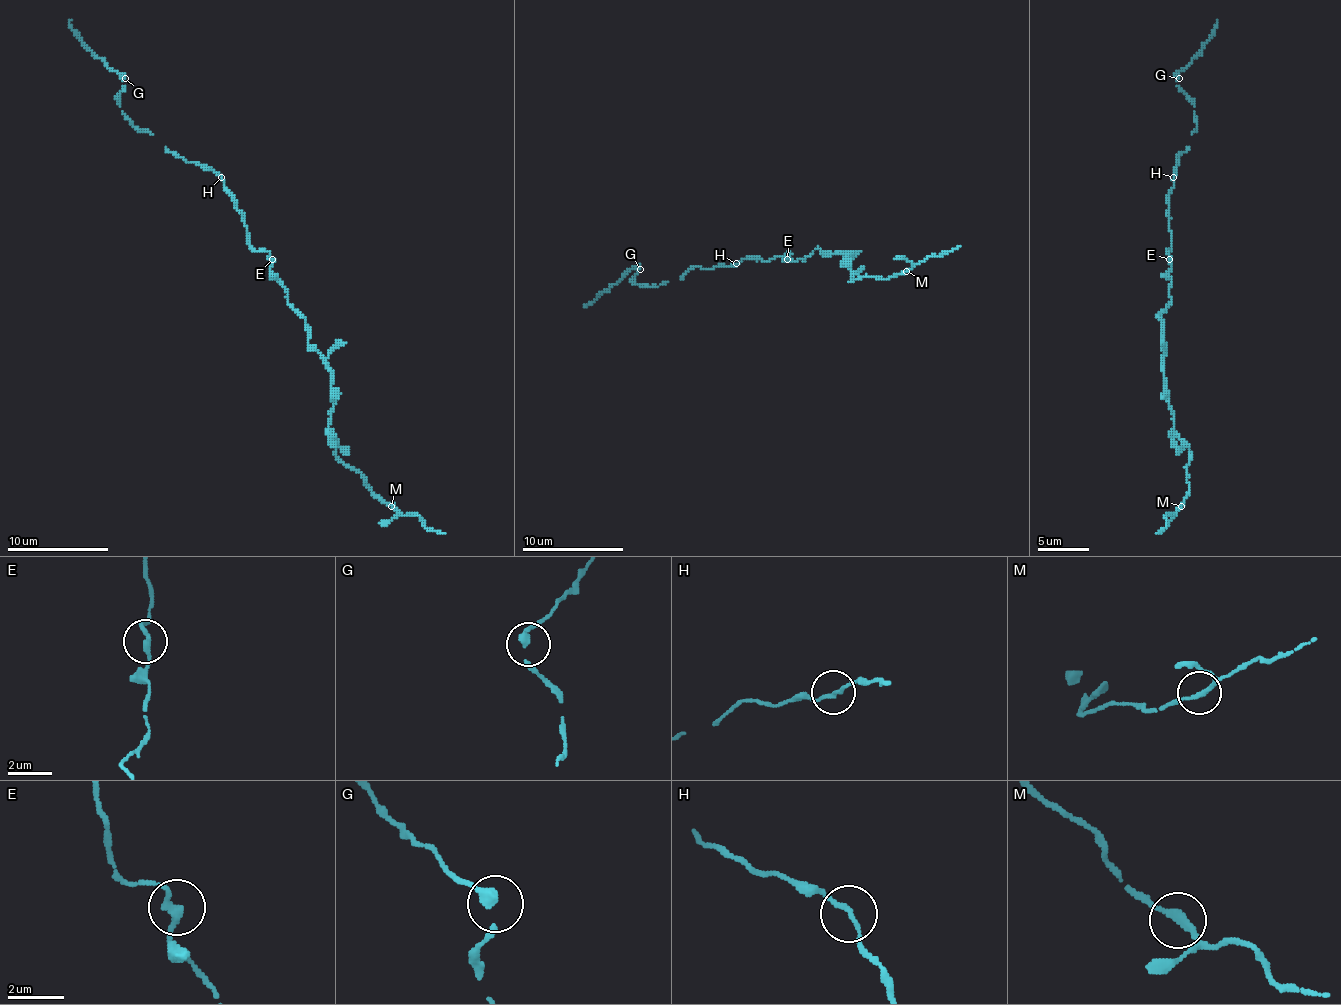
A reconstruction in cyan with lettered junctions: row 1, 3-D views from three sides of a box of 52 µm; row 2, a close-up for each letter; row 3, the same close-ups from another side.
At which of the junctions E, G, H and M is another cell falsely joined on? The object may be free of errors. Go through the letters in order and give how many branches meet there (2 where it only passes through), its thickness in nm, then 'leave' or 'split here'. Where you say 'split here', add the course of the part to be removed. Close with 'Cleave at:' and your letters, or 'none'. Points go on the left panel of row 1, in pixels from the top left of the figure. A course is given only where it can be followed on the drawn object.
E: 2 | 240 nm | leave
G: 2 | 260 nm | leave
H: 2 | 140 nm | leave
M: 2 | 240 nm | leave
Cleave at: none

